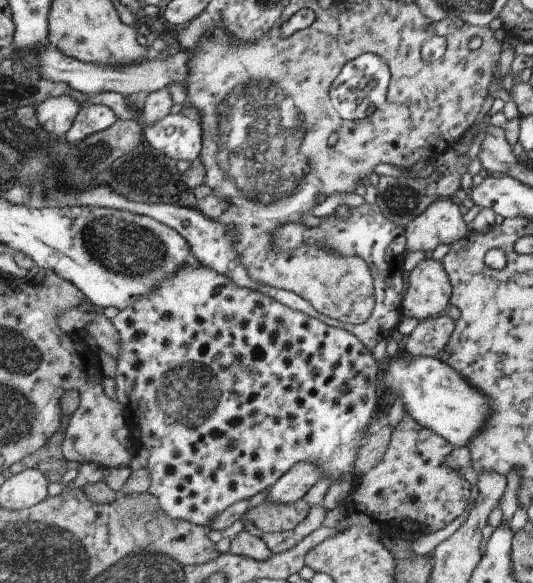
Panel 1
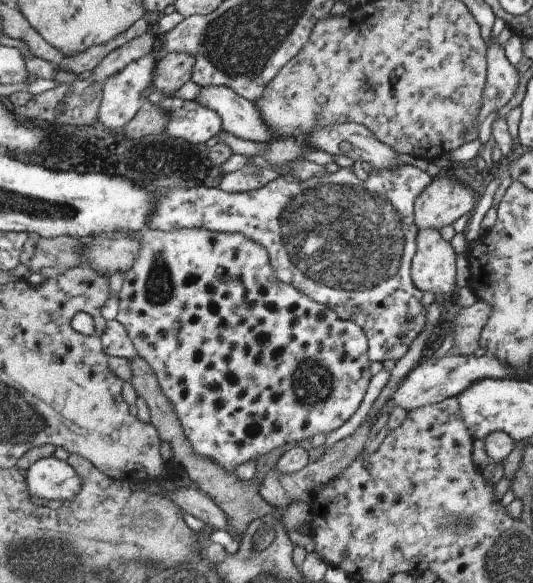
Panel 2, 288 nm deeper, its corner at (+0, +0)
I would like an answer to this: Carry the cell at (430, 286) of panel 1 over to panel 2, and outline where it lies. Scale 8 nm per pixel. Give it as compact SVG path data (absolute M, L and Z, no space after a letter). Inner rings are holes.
M437 228L419 234L419 252L413 260L413 278L423 292L453 296L457 290L457 250Z

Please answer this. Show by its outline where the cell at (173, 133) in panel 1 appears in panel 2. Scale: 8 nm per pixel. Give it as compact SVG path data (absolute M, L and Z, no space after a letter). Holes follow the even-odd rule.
M163 98L159 106L167 112L169 136L189 140L191 144L205 144L211 136L225 130L221 116L203 104L185 102L181 98Z

